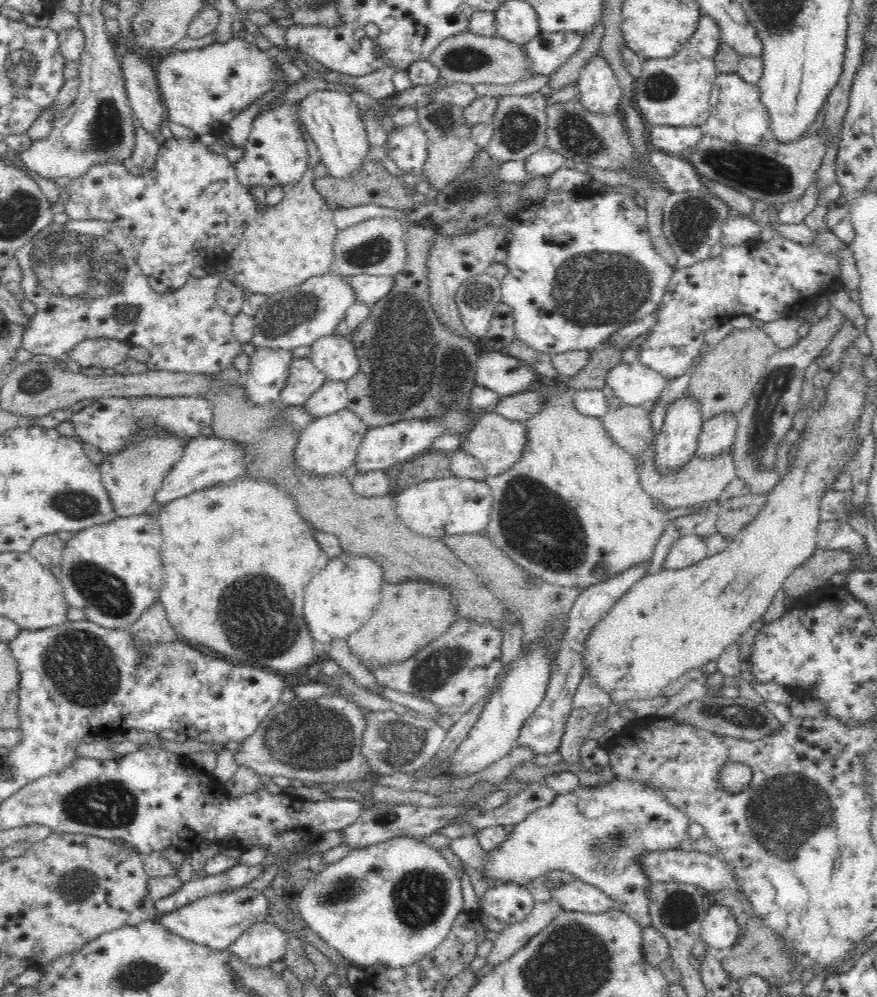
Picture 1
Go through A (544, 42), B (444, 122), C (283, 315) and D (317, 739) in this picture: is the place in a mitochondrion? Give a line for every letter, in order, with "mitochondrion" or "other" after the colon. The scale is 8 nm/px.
A: other
B: mitochondrion
C: mitochondrion
D: mitochondrion

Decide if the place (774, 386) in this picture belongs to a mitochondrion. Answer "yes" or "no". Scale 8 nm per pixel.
yes

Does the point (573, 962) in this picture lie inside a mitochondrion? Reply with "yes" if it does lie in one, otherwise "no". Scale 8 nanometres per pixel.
yes

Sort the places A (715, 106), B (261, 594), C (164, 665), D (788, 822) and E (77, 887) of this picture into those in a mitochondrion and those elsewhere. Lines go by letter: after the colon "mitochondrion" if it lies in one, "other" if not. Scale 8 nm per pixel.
A: other
B: mitochondrion
C: mitochondrion
D: mitochondrion
E: mitochondrion

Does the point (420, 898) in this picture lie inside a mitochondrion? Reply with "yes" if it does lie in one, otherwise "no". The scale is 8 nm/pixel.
yes

